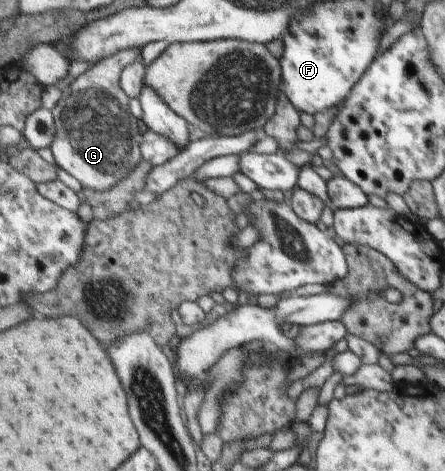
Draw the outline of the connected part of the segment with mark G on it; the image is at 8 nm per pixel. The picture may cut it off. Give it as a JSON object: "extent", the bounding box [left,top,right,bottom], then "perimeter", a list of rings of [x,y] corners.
{"extent":[50,49,144,191],"perimeter":[[[128,49],[101,60],[79,77],[74,78],[62,91],[62,97],[52,109],[56,132],[50,149],[56,164],[73,175],[83,188],[105,191],[115,189],[115,185],[128,177],[135,166],[144,162],[142,154],[143,136],[137,133],[136,118],[131,114],[131,98],[122,88],[122,75],[127,66],[141,55],[141,49]]]}

